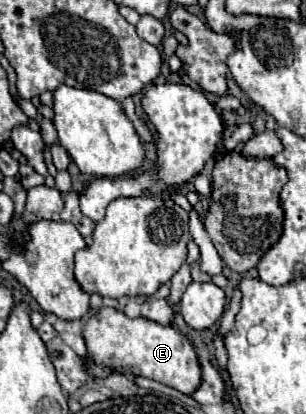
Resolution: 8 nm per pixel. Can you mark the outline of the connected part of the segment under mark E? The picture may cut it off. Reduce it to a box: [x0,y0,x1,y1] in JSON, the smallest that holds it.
[84,308,200,394]

